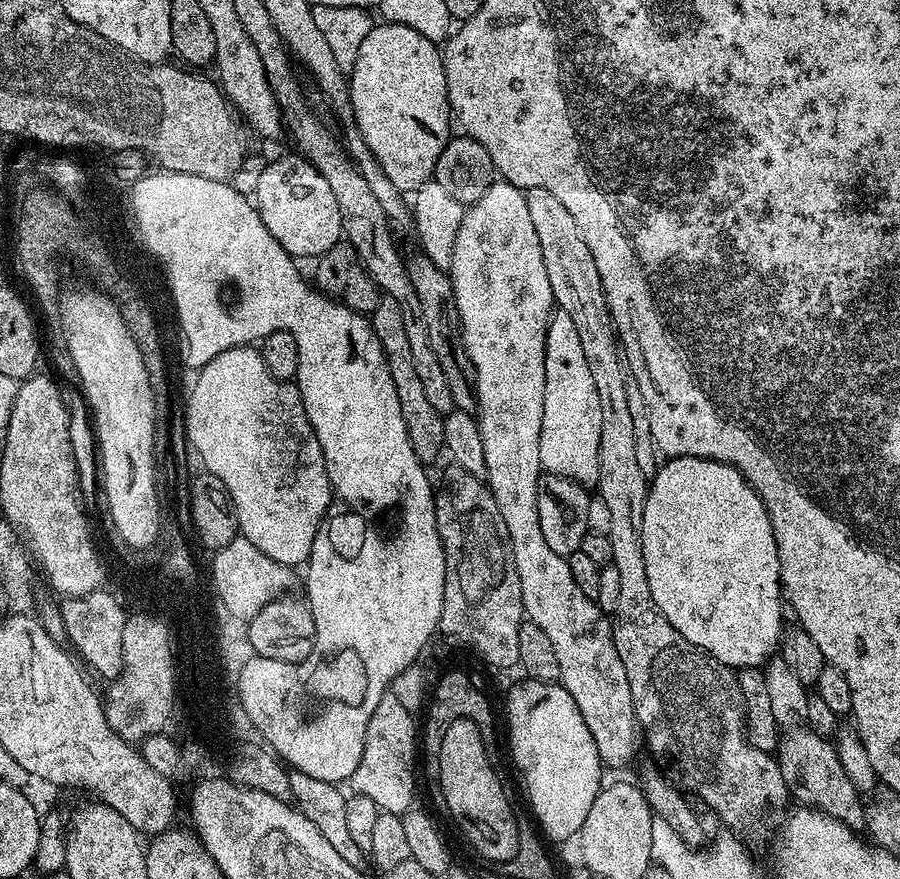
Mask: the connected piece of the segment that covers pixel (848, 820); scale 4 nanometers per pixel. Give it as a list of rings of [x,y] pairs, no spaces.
[[[806,726],[789,729],[785,734],[787,735],[785,737],[783,735],[779,741],[776,757],[789,795],[801,805],[814,808],[825,816],[842,821],[852,831],[863,831],[866,808],[861,804],[860,793],[850,782],[842,762],[838,760],[835,745],[827,737],[818,735]]]

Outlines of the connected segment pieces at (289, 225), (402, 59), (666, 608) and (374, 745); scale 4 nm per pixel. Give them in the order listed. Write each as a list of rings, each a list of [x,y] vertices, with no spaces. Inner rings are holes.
[[[299,154],[280,156],[260,172],[256,180],[254,203],[266,230],[278,238],[278,246],[294,258],[319,258],[330,246],[341,243],[344,227],[338,210],[338,201],[330,191],[326,178]]]
[[[387,22],[377,23],[363,39],[362,44],[358,47],[357,60],[350,71],[350,83],[348,93],[352,99],[352,109],[356,115],[356,125],[362,134],[362,138],[366,138],[366,146],[370,146],[370,150],[374,154],[374,158],[378,158],[378,162],[382,166],[382,170],[386,170],[386,178],[390,178],[390,182],[394,182],[394,186],[398,186],[398,190],[405,194],[415,194],[422,185],[427,184],[433,179],[435,174],[435,164],[442,154],[443,148],[448,144],[450,132],[448,132],[448,120],[450,124],[450,109],[448,106],[448,73],[446,71],[446,60],[438,49],[437,41],[430,38],[422,38],[422,34],[418,34],[418,30],[410,30],[410,26],[402,26],[401,24],[390,24]]]
[[[674,456],[665,459],[650,480],[648,497],[642,510],[640,533],[642,534],[642,558],[646,558],[646,578],[650,581],[650,594],[654,594],[654,602],[658,606],[658,610],[662,610],[662,614],[668,619],[670,626],[674,626],[674,630],[678,630],[678,634],[682,634],[682,638],[686,638],[686,642],[690,642],[733,670],[760,668],[777,655],[780,638],[786,627],[786,621],[784,621],[786,608],[782,603],[778,548],[774,542],[774,530],[770,526],[770,514],[760,495],[752,489],[750,482],[740,471],[726,462],[718,462],[701,456]]]
[[[386,694],[382,702],[378,702],[378,710],[374,710],[374,718],[370,718],[370,726],[366,726],[366,746],[362,750],[362,762],[358,762],[358,770],[354,770],[350,781],[351,791],[357,796],[372,799],[381,812],[403,814],[413,807],[412,799],[416,796],[416,754],[418,758],[417,717],[398,698]]]

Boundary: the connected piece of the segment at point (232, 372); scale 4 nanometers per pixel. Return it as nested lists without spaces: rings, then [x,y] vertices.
[[[256,346],[222,350],[218,358],[210,358],[195,376],[186,418],[191,451],[200,455],[207,472],[222,478],[236,511],[239,535],[254,542],[254,546],[258,546],[266,558],[274,558],[274,562],[303,565],[314,546],[320,523],[332,505],[332,483],[299,388],[295,383],[272,377]]]

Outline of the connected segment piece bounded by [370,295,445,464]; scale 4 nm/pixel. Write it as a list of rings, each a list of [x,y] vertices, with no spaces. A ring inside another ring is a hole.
[[[381,295],[380,305],[370,313],[372,329],[390,366],[390,378],[394,378],[394,390],[398,390],[398,402],[402,406],[402,422],[410,434],[411,446],[421,463],[430,464],[444,448],[444,416],[426,398],[422,381],[418,378],[418,369],[414,366],[414,353],[410,350],[410,341],[406,335],[406,322],[402,322],[402,309],[394,298]]]

